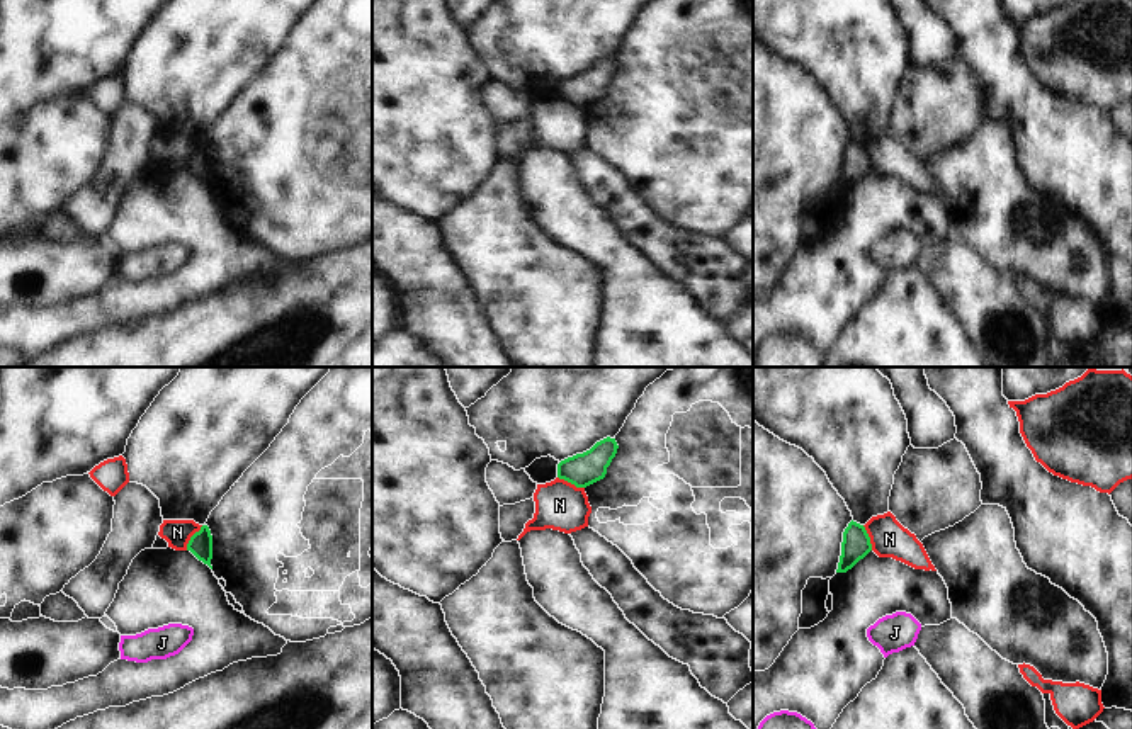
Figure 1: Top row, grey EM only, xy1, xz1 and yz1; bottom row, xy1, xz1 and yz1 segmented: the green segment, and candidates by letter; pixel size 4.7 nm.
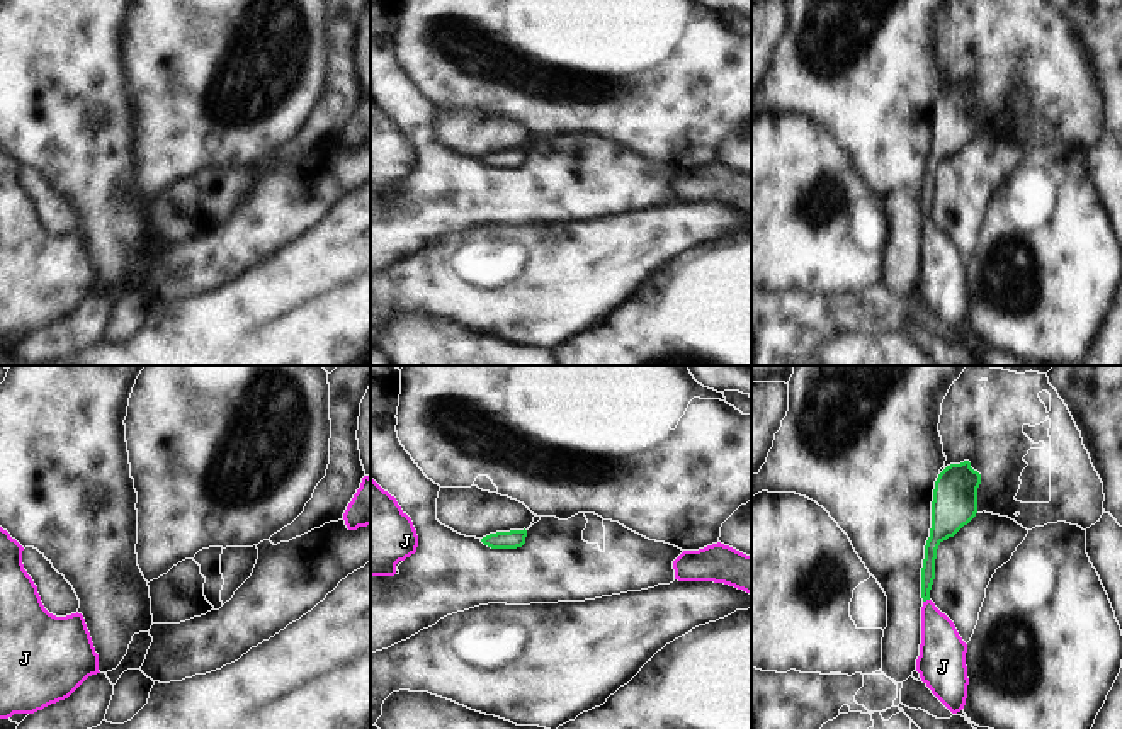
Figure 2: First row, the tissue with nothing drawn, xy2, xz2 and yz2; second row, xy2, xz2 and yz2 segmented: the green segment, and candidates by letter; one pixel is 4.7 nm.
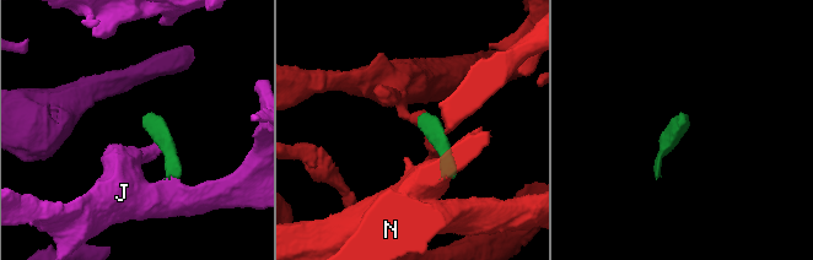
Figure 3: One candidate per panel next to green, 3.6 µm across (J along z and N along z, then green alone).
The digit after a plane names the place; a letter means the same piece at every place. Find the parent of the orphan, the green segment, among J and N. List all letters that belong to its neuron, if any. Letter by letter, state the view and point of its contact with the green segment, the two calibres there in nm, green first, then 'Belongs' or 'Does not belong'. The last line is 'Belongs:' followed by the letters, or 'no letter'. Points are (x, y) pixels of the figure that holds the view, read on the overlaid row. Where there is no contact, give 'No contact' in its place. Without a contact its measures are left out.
J: Touches green at yz2 (925, 600). Thickness 60 nm (green) against 220 nm. Belongs
N: Touches green at xy1 (191, 537). Thickness 110 nm (green) against 130 nm. Does not belong
Belongs: J.

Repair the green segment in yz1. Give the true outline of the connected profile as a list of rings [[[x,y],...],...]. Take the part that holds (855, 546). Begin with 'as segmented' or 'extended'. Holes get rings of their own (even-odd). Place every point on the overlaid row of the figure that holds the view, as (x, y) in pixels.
as segmented; [[[852,520],[843,532],[841,556],[836,573],[846,573],[870,551],[872,544],[865,527]]]

